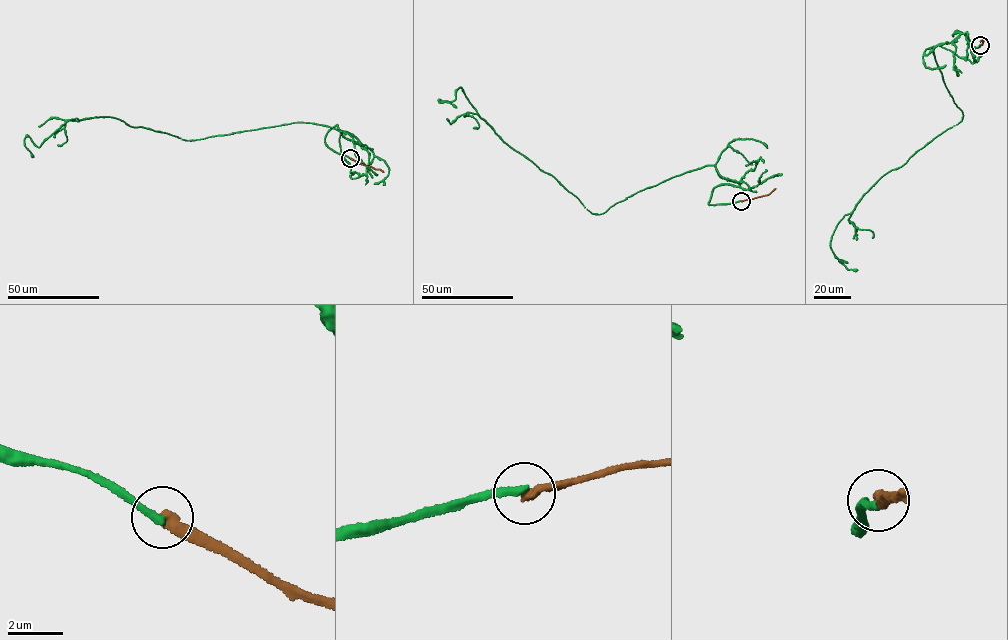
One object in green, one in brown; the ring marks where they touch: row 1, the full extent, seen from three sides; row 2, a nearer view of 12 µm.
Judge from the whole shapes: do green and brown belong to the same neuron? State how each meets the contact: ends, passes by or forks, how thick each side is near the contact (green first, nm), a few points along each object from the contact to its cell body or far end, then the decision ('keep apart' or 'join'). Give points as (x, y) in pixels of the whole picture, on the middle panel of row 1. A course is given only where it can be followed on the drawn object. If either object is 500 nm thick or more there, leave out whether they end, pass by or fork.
green ends; brown ends; calibres 280 and 380 nm; course green (741, 201), (708, 204), (739, 185), (708, 165), (592, 213), (460, 87), (439, 100), (456, 107); course brown (741, 201), (766, 196), (775, 188); join

